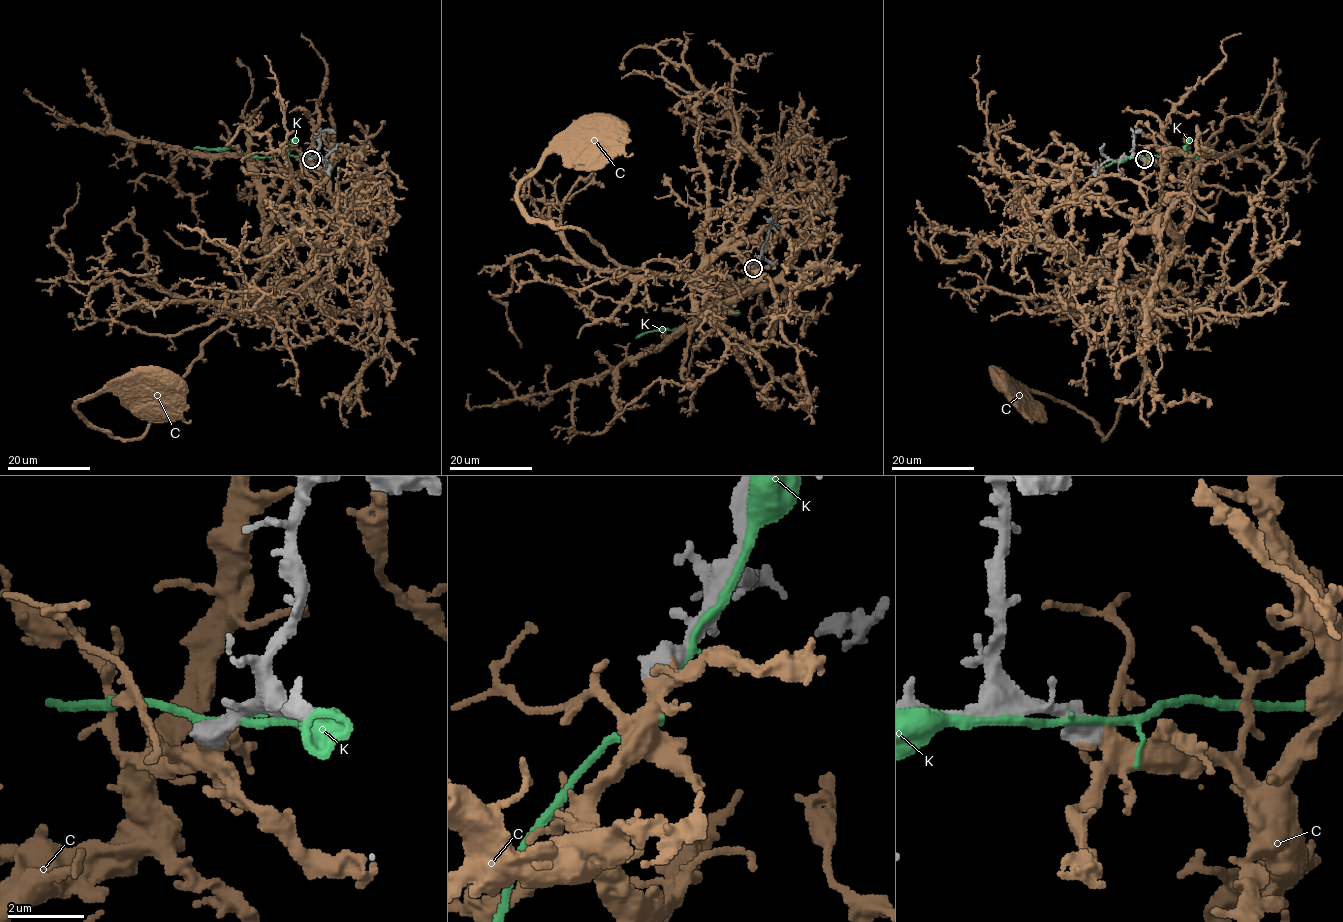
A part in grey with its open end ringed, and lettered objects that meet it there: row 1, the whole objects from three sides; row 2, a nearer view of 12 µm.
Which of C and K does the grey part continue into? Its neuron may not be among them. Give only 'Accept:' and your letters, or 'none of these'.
Accept: C

